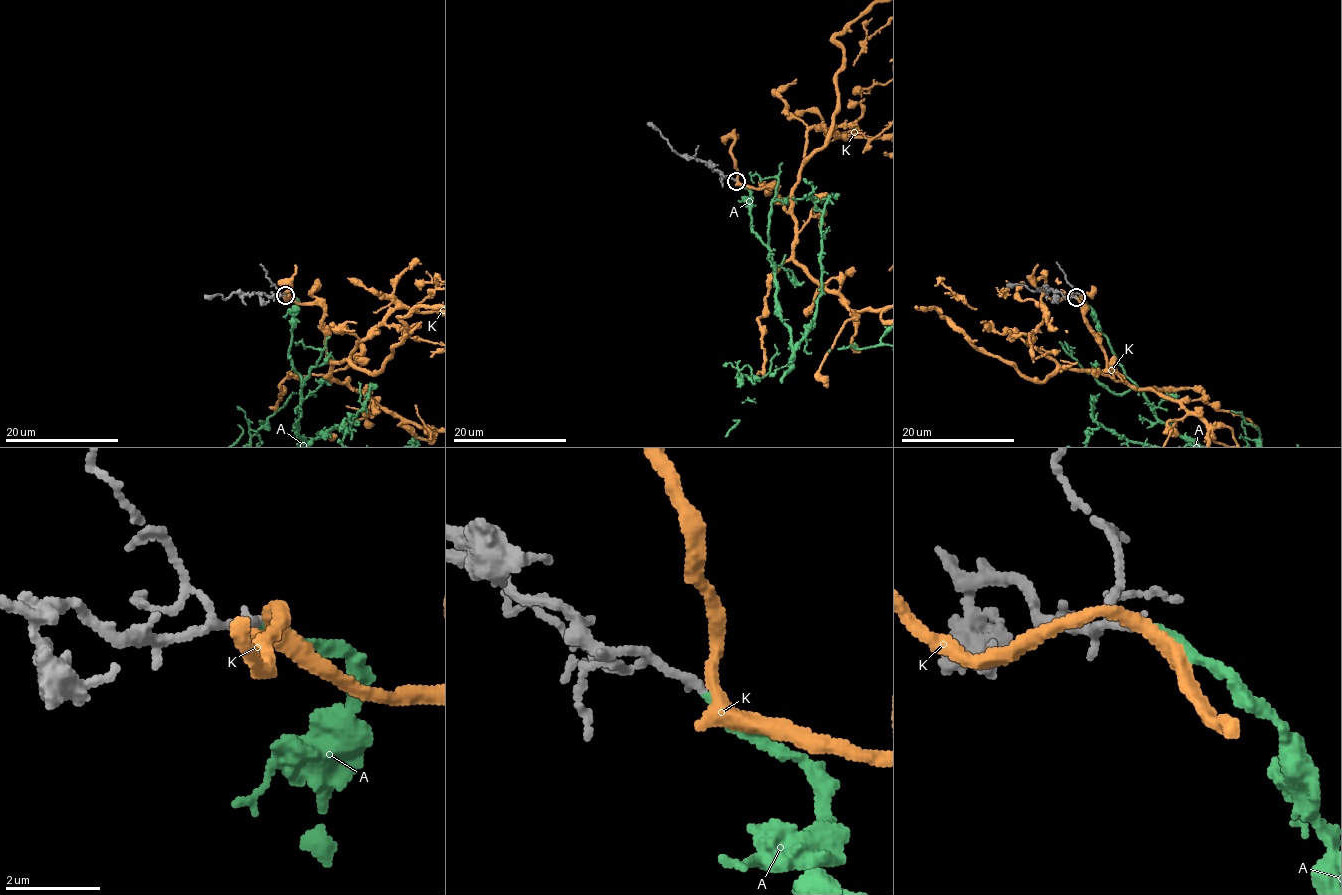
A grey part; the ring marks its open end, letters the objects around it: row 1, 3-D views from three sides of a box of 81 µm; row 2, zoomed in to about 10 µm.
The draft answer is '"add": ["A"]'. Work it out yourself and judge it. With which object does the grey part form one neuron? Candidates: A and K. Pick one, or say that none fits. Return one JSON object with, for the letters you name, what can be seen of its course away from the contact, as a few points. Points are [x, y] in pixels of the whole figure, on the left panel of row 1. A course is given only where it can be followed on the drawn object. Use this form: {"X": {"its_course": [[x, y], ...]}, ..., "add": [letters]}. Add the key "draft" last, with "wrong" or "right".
{"add": ["A"], "draft": "right"}

